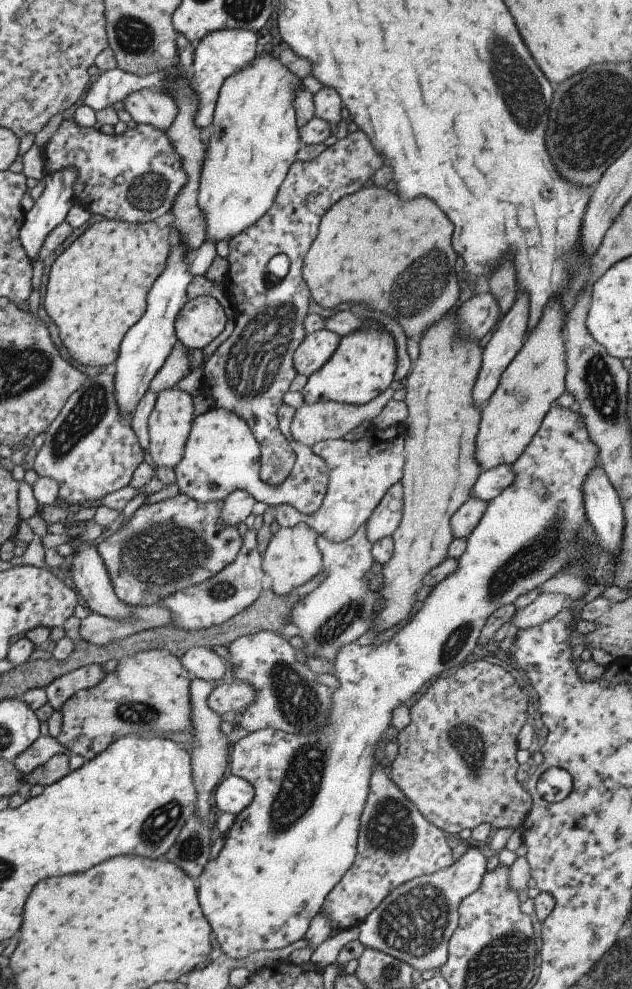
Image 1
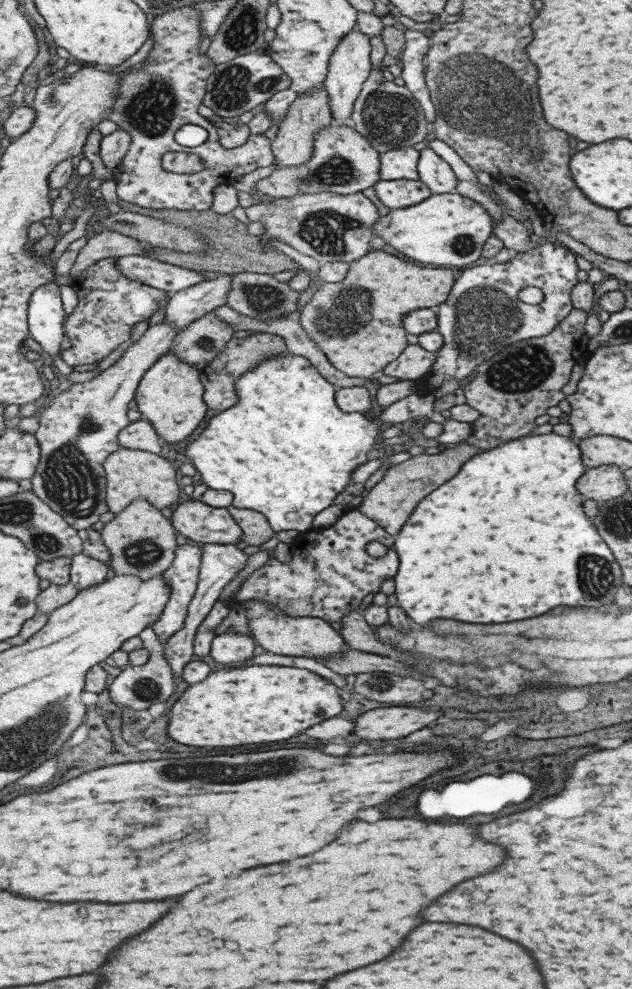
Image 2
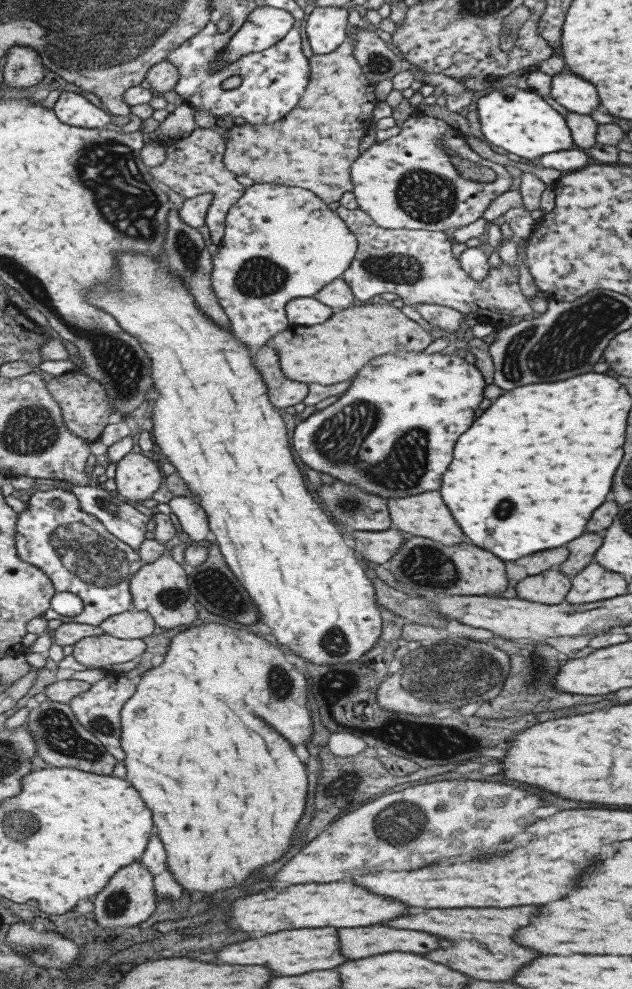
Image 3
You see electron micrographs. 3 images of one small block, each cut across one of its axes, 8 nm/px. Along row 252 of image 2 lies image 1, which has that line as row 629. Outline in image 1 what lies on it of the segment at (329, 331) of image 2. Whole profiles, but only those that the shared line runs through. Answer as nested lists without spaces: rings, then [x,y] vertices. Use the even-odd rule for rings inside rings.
[[[447,312],[440,322],[424,330],[424,334],[417,339],[420,348],[418,359],[407,376],[406,397],[403,400],[407,406],[404,425],[406,462],[400,480],[403,490],[403,515],[398,528],[391,534],[392,556],[383,564],[382,585],[377,592],[383,605],[381,611],[377,612],[374,627],[370,628],[377,635],[391,626],[410,620],[418,610],[416,594],[425,585],[424,577],[447,559],[448,549],[455,539],[451,529],[452,515],[469,499],[473,484],[483,471],[475,457],[476,437],[483,409],[479,409],[473,401],[474,382],[482,364],[482,346],[478,344],[478,340],[461,339],[456,330],[456,312]]]

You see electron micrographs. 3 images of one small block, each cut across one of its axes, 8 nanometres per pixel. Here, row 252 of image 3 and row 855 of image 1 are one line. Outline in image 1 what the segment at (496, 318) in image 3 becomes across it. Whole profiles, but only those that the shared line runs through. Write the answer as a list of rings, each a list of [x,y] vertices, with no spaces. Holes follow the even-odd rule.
[[[382,742],[372,767],[368,796],[360,817],[356,858],[340,882],[328,893],[321,908],[338,930],[360,925],[397,886],[434,874],[455,862],[444,831],[433,825],[386,775],[380,763],[385,757],[385,746]]]

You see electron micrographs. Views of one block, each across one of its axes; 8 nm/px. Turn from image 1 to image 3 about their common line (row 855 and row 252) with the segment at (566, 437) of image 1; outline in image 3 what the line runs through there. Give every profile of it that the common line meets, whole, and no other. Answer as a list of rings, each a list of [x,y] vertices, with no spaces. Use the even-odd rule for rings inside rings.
[[[258,184],[246,188],[242,198],[230,208],[220,252],[212,256],[212,289],[228,315],[232,332],[253,354],[288,328],[285,306],[292,299],[313,297],[351,266],[358,242],[356,236],[334,211],[309,190],[298,186]]]

